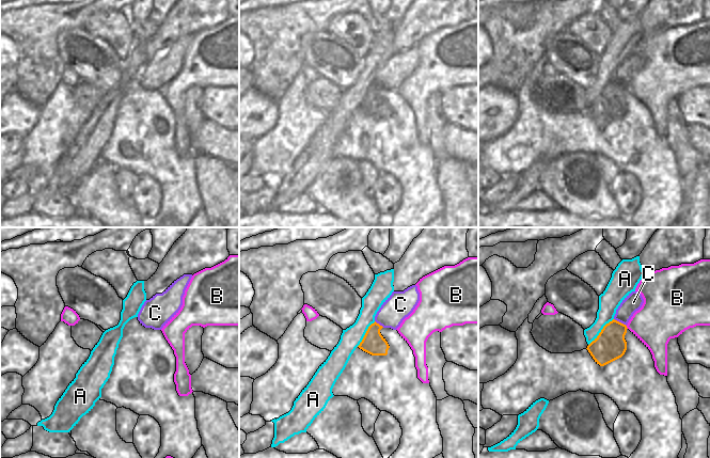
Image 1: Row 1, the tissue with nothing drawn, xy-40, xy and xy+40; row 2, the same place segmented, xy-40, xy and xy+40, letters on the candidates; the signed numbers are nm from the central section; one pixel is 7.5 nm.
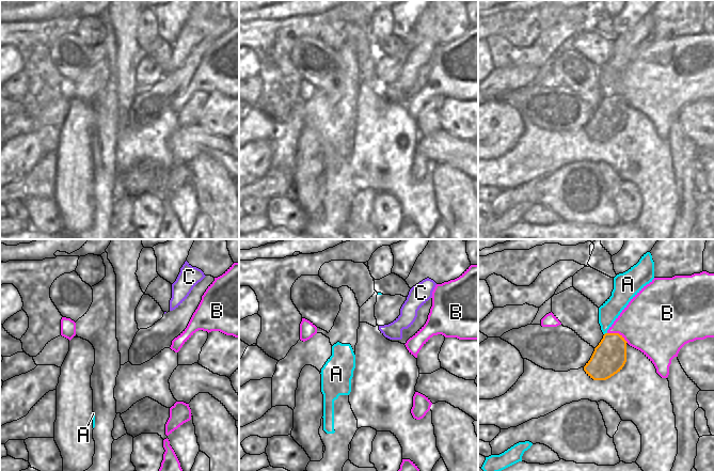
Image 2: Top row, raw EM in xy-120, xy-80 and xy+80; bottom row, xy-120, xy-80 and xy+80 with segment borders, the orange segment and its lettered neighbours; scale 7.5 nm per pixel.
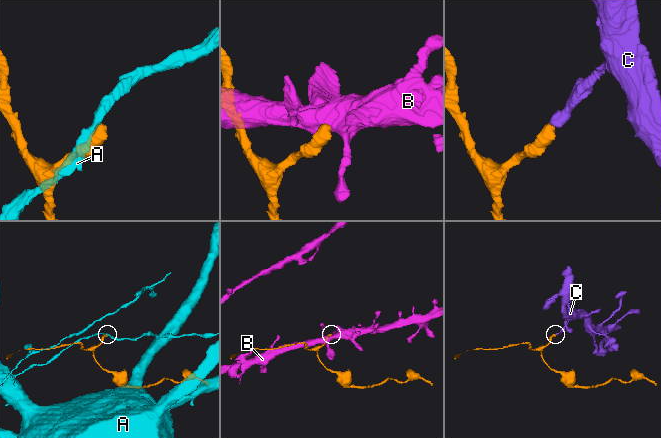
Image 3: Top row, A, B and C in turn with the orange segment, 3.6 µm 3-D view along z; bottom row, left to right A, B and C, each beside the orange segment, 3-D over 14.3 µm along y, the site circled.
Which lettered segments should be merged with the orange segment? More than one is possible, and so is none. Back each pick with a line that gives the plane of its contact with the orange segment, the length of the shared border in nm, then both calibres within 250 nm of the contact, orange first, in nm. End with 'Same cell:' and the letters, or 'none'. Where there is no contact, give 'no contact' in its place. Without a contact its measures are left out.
Same cell: none

